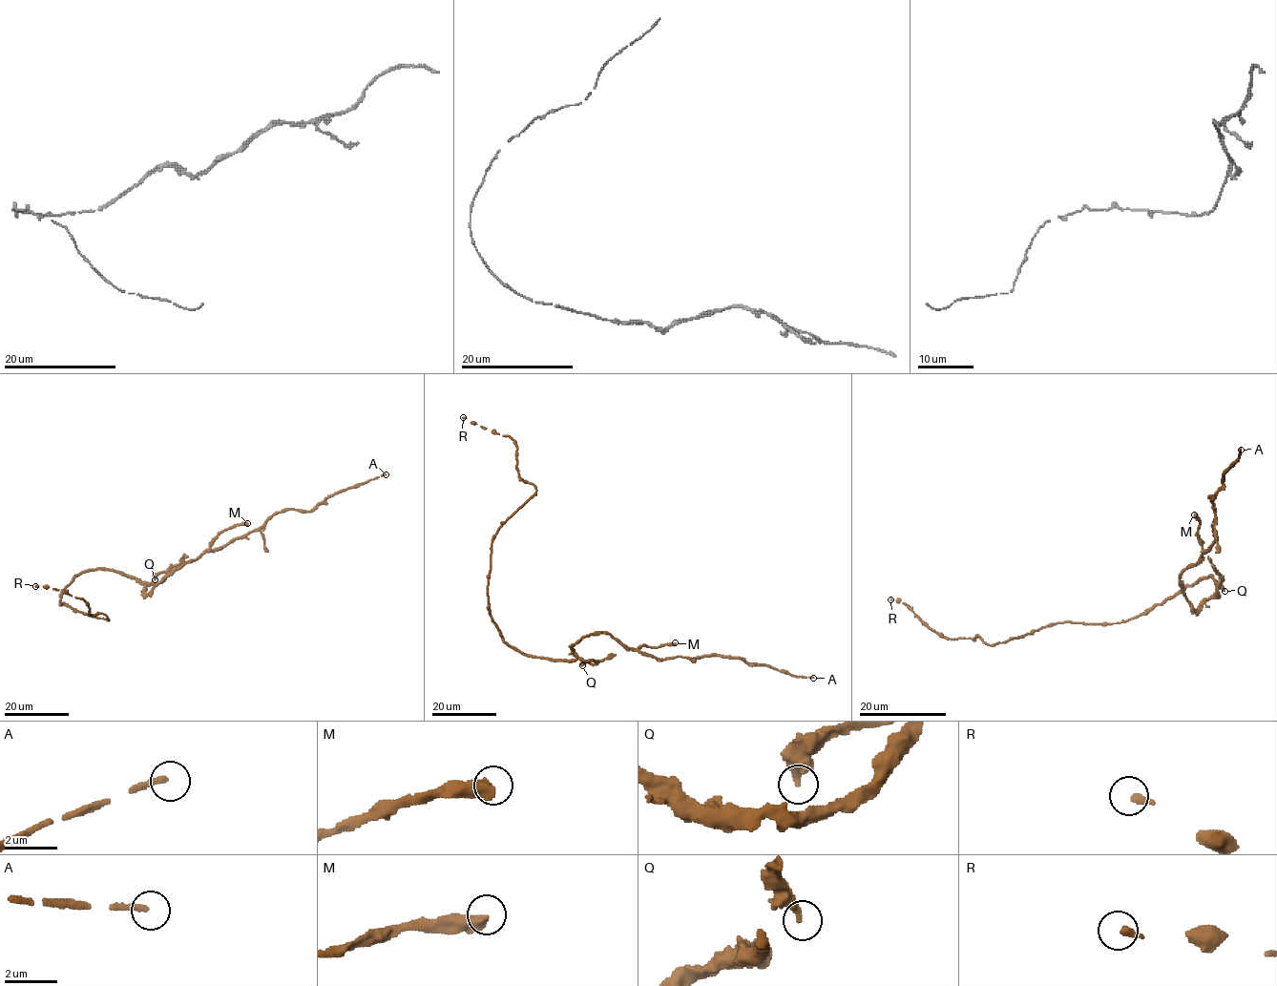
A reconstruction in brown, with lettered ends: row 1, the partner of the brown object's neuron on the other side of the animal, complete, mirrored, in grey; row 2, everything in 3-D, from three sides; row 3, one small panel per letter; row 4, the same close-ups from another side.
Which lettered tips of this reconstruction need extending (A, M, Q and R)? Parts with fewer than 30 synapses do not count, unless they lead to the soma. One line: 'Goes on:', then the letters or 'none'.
Goes on: A

